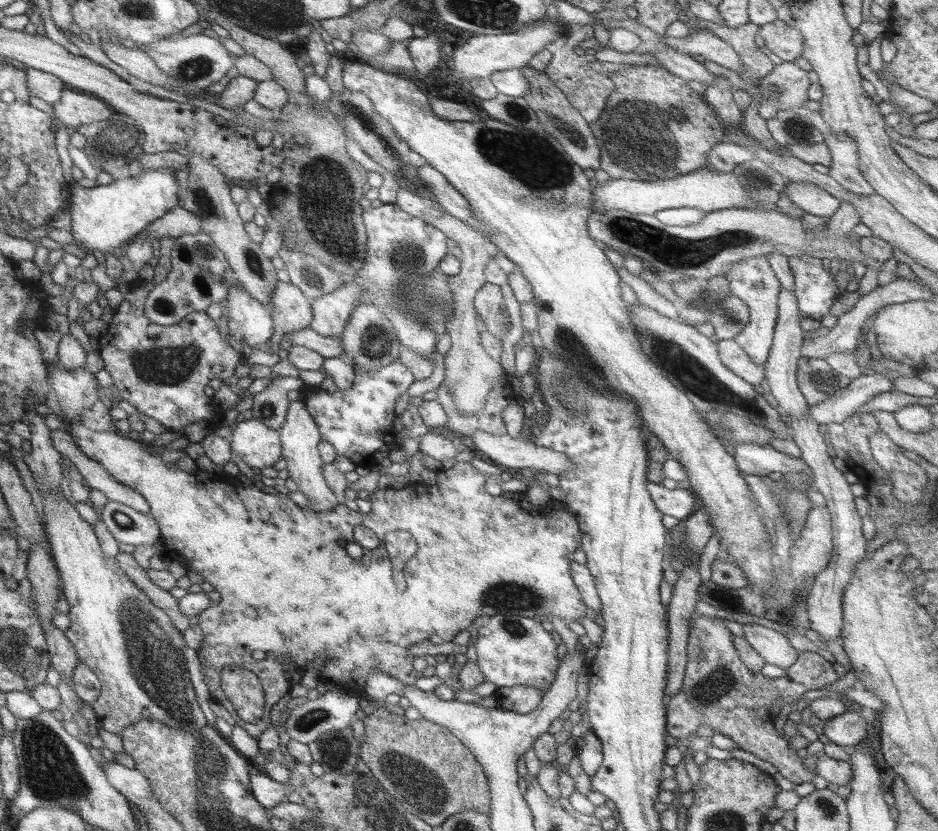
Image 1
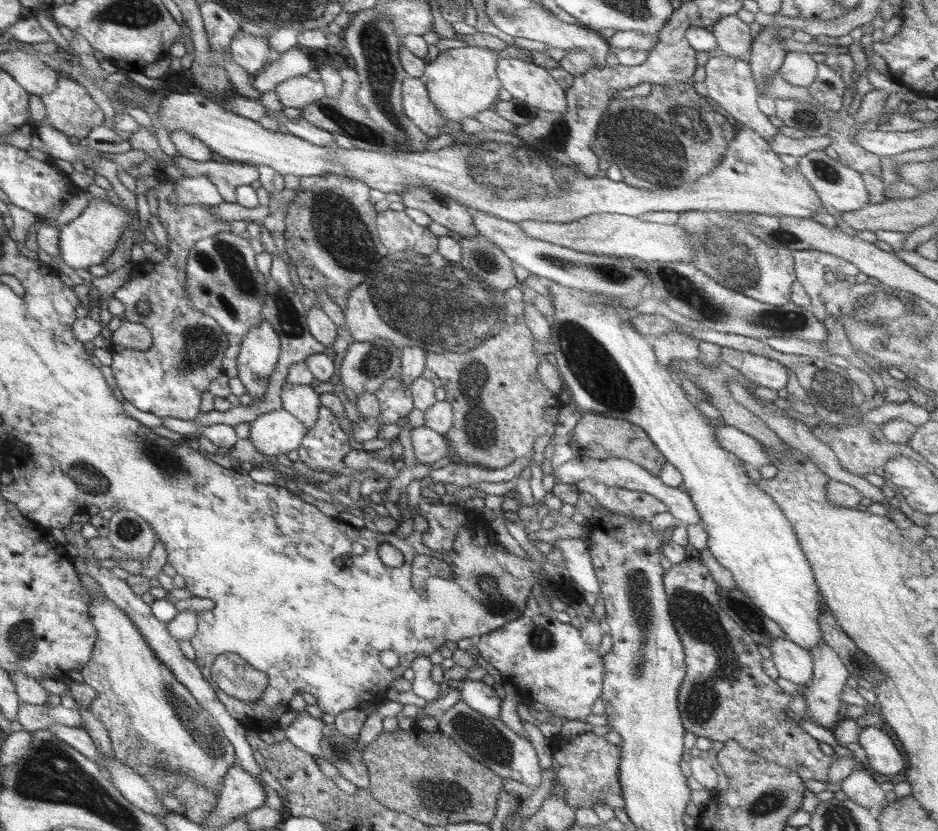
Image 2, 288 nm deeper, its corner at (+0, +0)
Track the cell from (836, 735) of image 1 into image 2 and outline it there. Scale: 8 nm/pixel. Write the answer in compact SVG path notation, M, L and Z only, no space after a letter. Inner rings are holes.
M865 726L861 728L859 736L857 736L857 744L863 748L865 752L865 764L863 768L877 772L877 774L897 774L905 768L903 758L899 756L897 748L893 746L891 738L881 732L879 728L873 726Z

